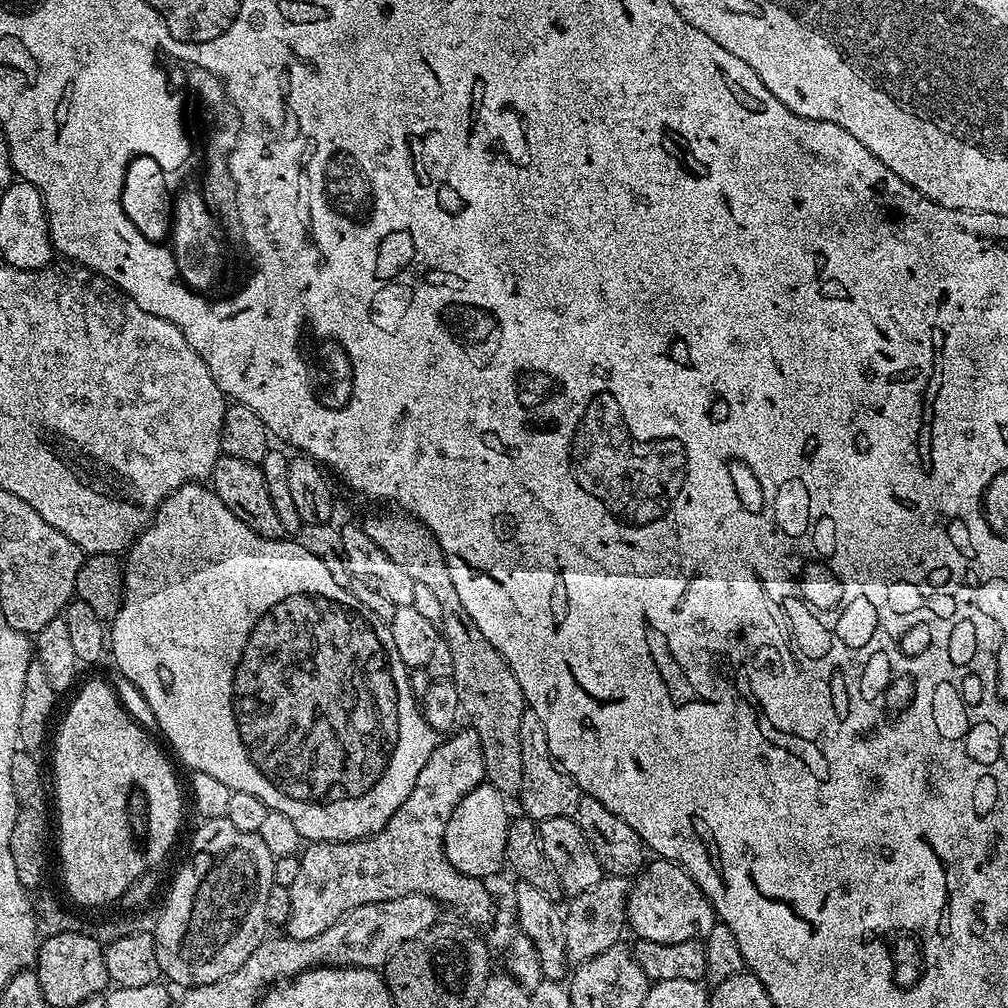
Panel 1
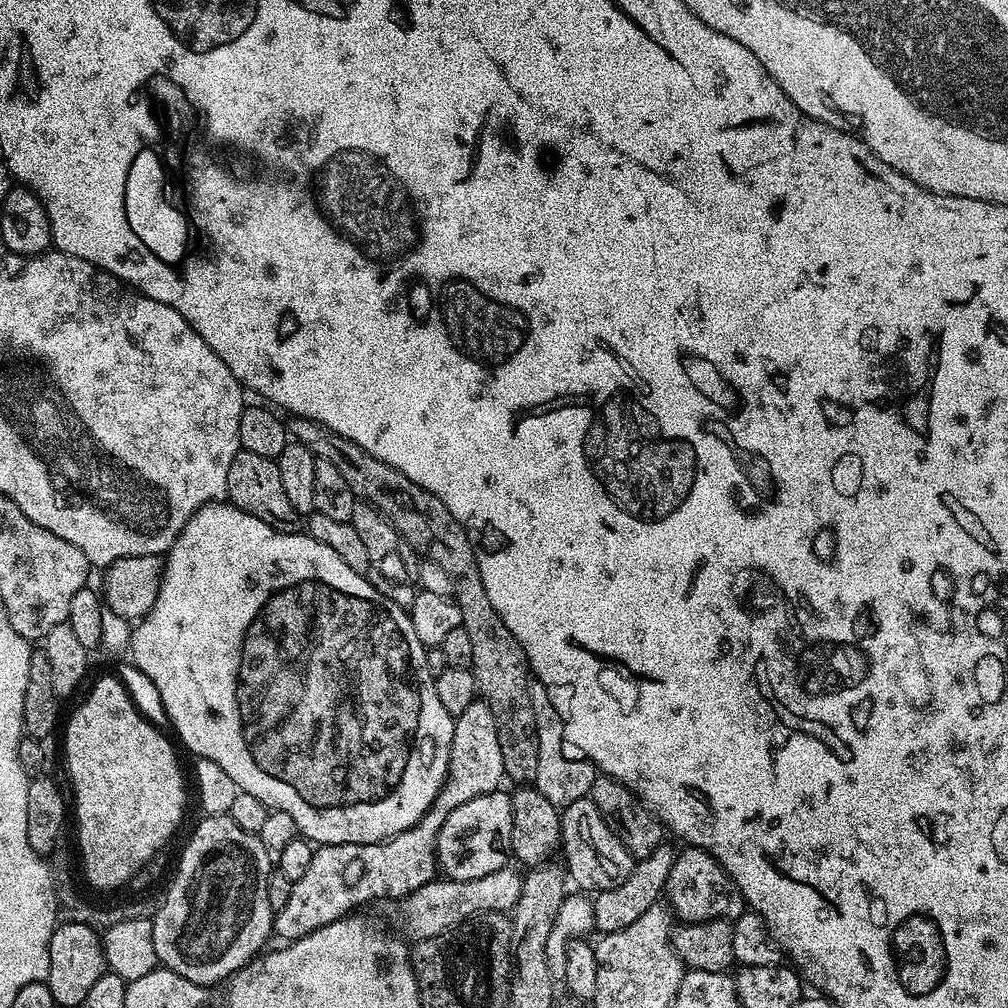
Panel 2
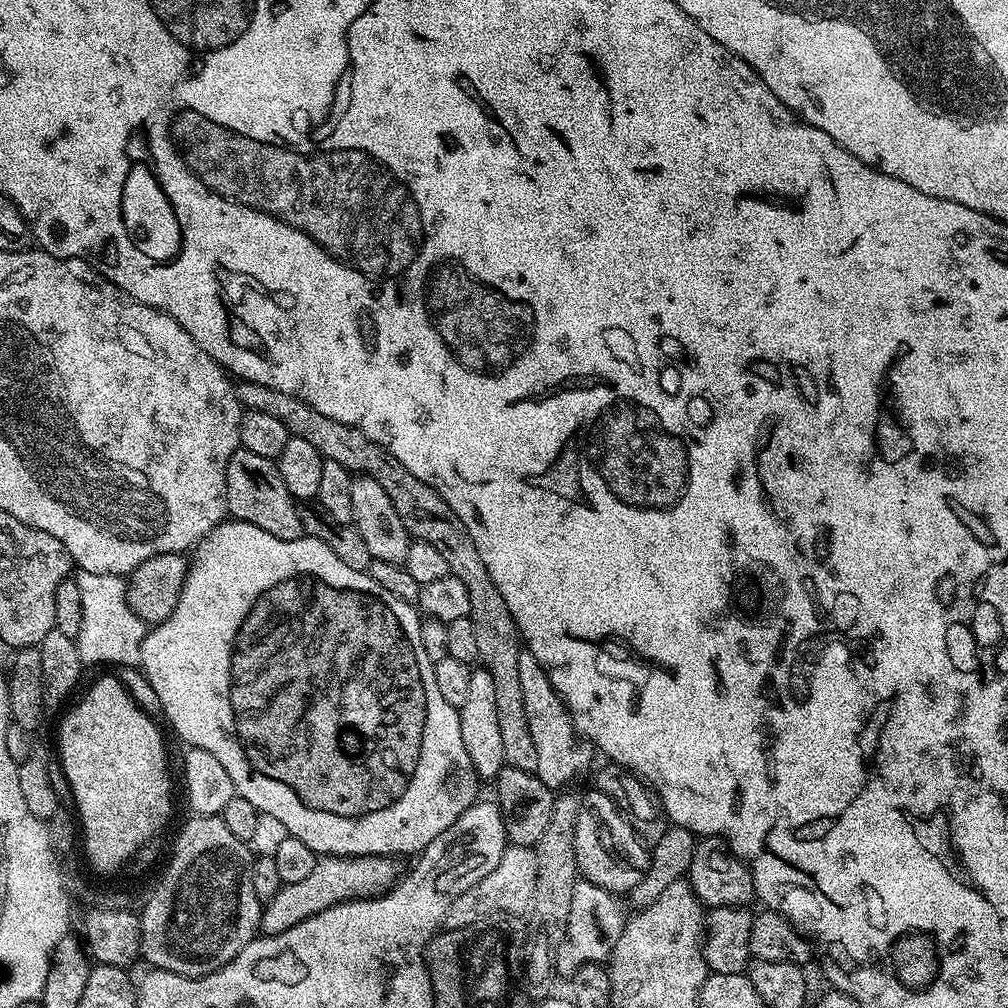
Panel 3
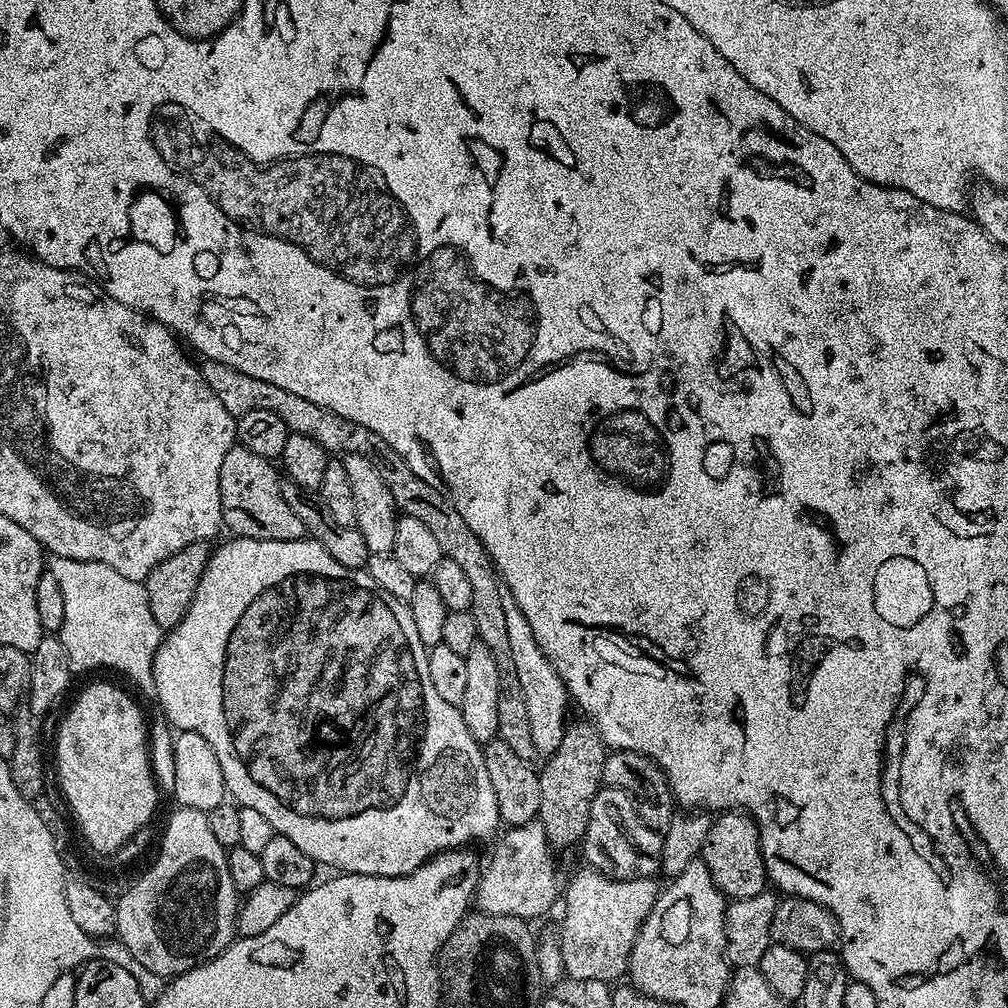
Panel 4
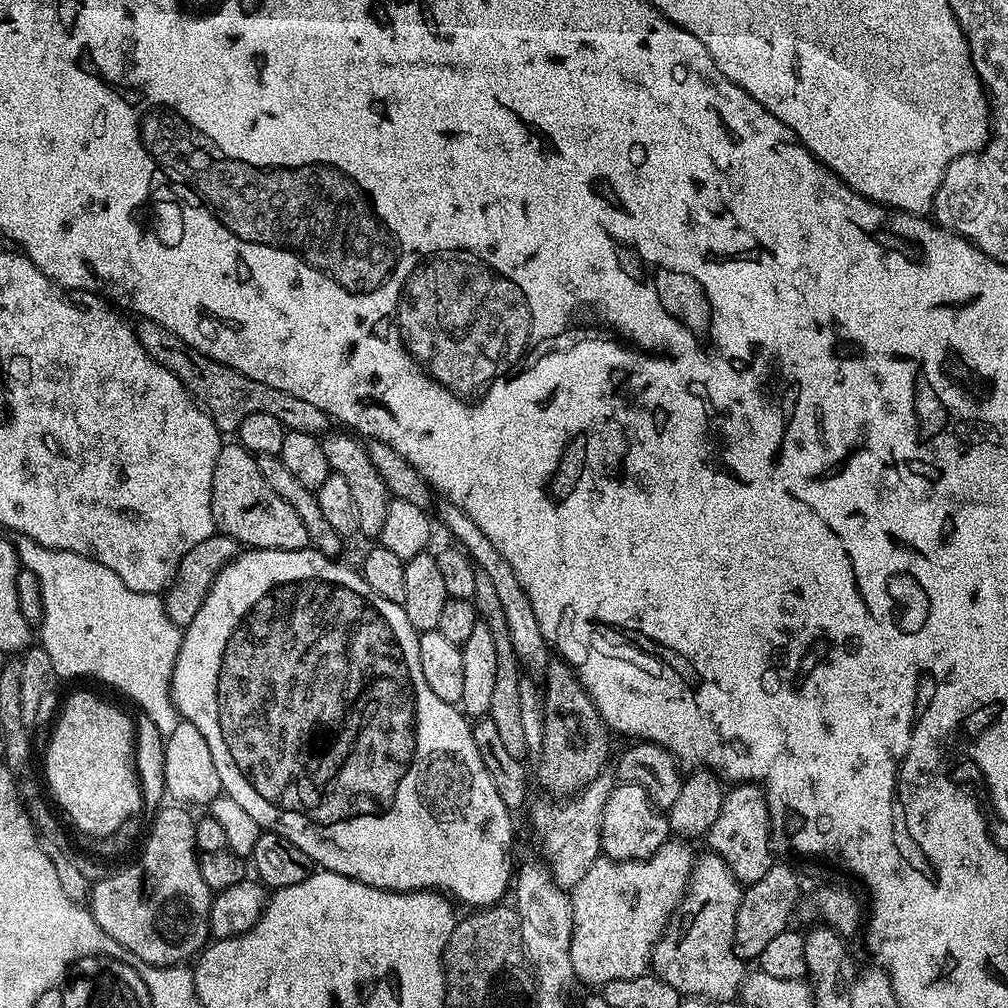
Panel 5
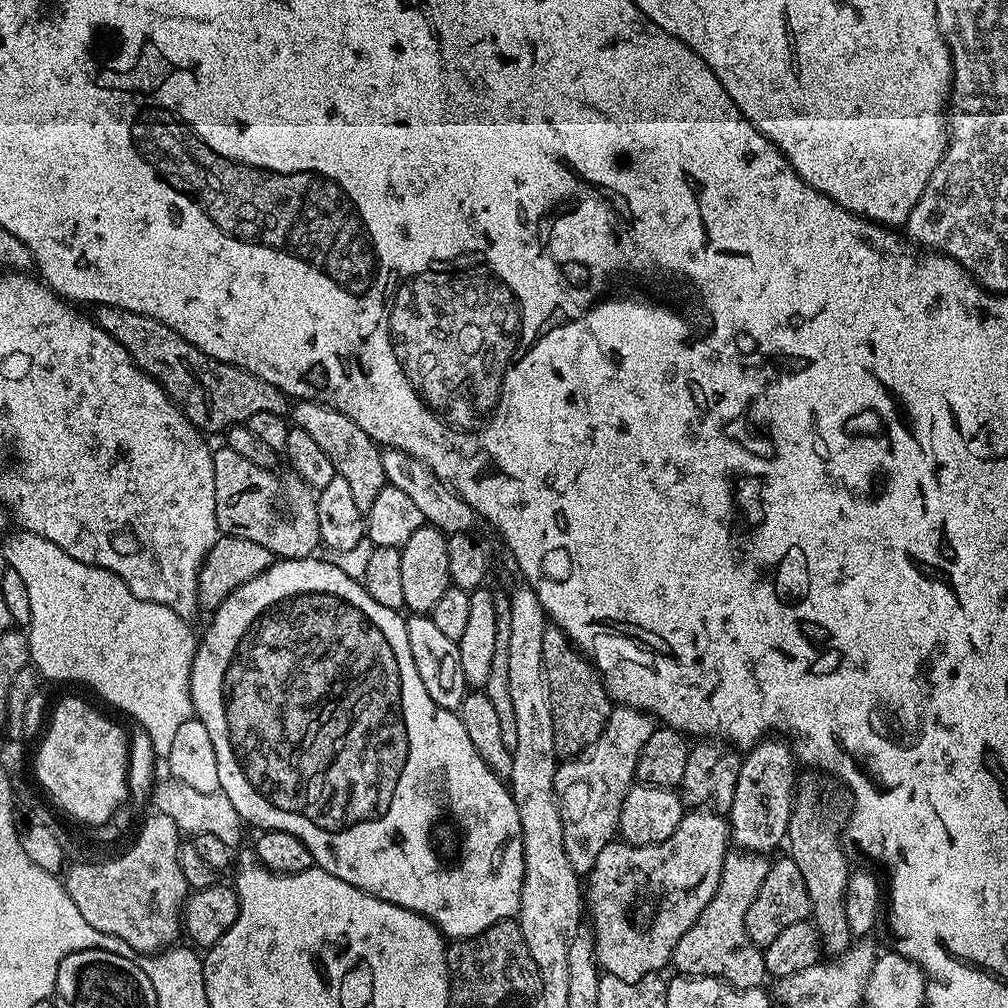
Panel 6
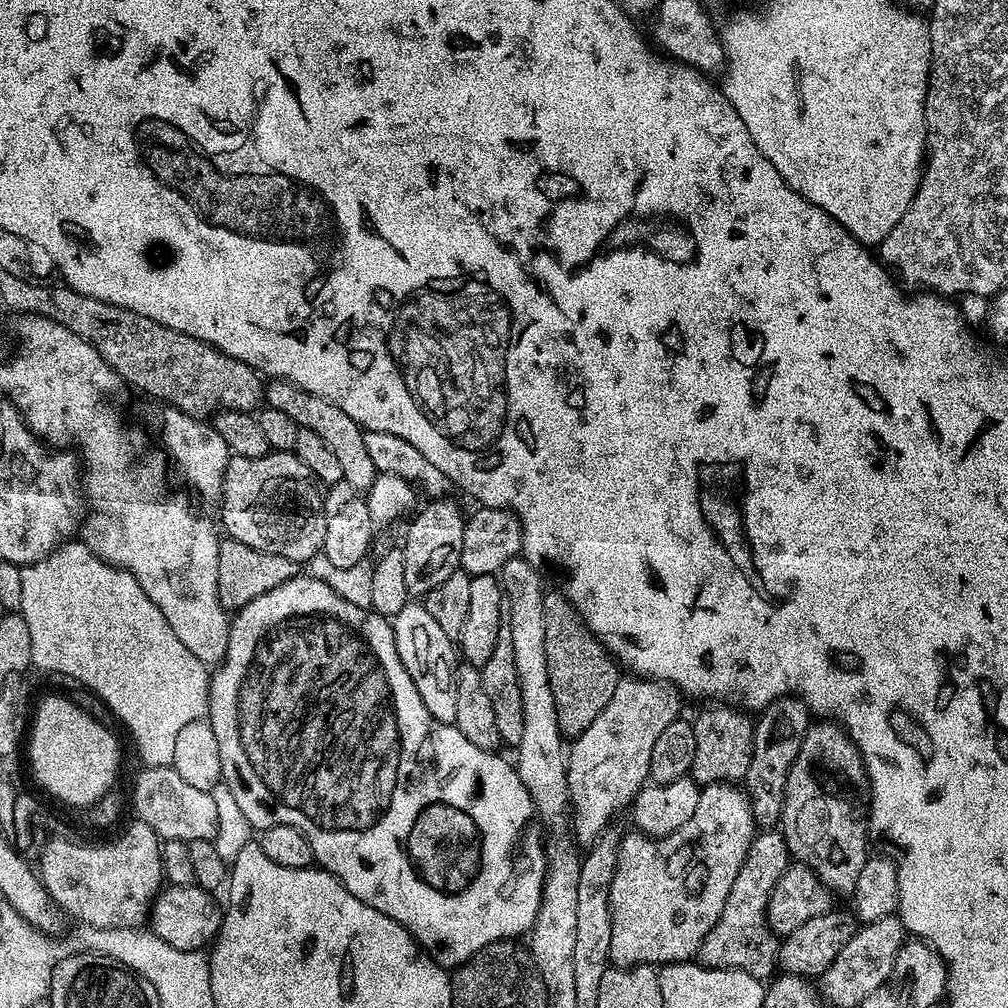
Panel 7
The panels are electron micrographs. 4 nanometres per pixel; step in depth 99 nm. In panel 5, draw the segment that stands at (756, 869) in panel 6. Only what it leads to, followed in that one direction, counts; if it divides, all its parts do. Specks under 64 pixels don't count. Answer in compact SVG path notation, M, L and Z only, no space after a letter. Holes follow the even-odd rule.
M704 850L704 853L695 857L692 865L692 877L688 879L688 890L684 893L682 901L682 908L688 915L688 924L684 924L684 928L680 928L681 923L678 919L673 919L669 923L668 928L664 931L660 941L662 942L662 974L661 980L665 980L670 986L674 986L674 990L678 990L681 997L684 998L703 998L705 1000L730 1000L735 1001L740 995L740 984L744 981L746 975L745 961L740 959L739 954L736 952L734 946L734 922L738 918L738 906L740 905L740 898L742 895L742 885L740 881L734 878L734 874L730 870L730 866L726 866L726 862L716 852L711 850Z

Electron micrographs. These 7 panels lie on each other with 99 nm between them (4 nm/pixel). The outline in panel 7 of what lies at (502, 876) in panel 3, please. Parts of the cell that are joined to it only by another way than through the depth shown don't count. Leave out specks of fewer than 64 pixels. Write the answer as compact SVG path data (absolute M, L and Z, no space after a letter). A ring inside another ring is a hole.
M635 674L625 675L618 682L618 686L614 690L610 702L606 702L606 706L602 710L602 714L598 714L598 718L594 718L594 722L590 722L590 726L586 726L586 730L582 735L575 737L571 741L570 747L567 749L568 753L568 798L570 801L570 828L574 833L574 839L577 845L591 846L595 844L597 838L604 832L609 831L612 819L619 814L620 811L625 811L628 805L631 805L635 800L636 795L640 792L645 784L649 783L650 777L648 771L650 770L650 754L654 750L654 742L658 742L658 737L665 732L666 726L670 726L670 722L681 719L682 712L680 712L680 700L682 701L681 693L677 692L675 686L671 682L662 680L649 680L641 678Z

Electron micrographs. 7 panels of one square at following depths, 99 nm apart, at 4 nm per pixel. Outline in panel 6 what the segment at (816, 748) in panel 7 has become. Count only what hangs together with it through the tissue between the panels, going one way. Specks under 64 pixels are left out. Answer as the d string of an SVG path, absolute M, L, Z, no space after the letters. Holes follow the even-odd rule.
M812 770L809 776L801 775L798 787L792 801L792 813L788 823L786 848L789 848L790 858L798 866L798 871L806 882L806 890L810 894L812 907L811 921L815 924L823 951L828 954L839 954L852 947L854 937L850 934L850 926L846 923L846 886L850 875L848 856L844 853L845 841L842 833L845 831L848 816L852 812L852 794L835 776L819 770Z

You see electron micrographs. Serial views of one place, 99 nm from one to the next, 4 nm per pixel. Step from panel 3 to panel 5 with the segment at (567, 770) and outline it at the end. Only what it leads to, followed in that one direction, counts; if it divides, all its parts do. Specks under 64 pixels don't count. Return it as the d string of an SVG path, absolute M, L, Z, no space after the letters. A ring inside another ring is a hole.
M446 498L439 502L441 504L436 508L437 513L435 512L438 520L440 515L440 520L448 527L449 534L456 539L453 541L467 551L472 557L472 563L479 572L486 574L486 578L490 578L490 583L498 593L500 605L506 613L506 626L510 630L510 642L514 646L517 661L526 668L528 664L529 670L536 672L532 674L543 673L550 659L550 645L538 626L538 618L534 618L534 606L530 606L530 598L526 590L522 590L520 578L514 574L514 570L510 570L510 562L506 562L506 558L494 546L494 542L490 542L490 538L482 534L482 530L470 519L470 514L466 514L466 510L458 510L458 506L454 506Z

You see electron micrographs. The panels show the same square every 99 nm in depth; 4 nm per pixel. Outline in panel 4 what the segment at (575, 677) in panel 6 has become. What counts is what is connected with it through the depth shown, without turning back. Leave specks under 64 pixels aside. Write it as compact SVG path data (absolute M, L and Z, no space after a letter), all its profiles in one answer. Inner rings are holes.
M584 718L579 719L576 721L573 719L565 727L564 737L558 746L558 750L554 750L554 754L543 761L544 768L541 767L539 769L542 802L540 803L538 823L543 826L549 844L556 850L560 850L560 848L572 848L575 844L577 847L577 844L583 841L586 822L590 814L590 802L594 802L594 794L598 794L598 790L604 784L602 766L604 765L606 755L605 742L591 722Z

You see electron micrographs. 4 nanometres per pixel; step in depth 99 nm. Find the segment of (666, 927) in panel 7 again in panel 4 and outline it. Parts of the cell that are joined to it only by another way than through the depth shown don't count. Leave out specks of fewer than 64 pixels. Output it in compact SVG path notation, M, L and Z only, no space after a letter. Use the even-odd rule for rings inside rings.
M583 870L572 876L572 881L567 881L562 892L562 904L564 900L564 921L560 924L558 935L560 949L562 950L562 962L564 963L564 976L567 979L583 982L586 980L606 980L616 982L619 976L623 977L628 970L628 961L631 960L631 947L634 946L636 935L647 915L655 906L658 895L658 884L655 879L643 876L637 880L615 880L601 872Z

